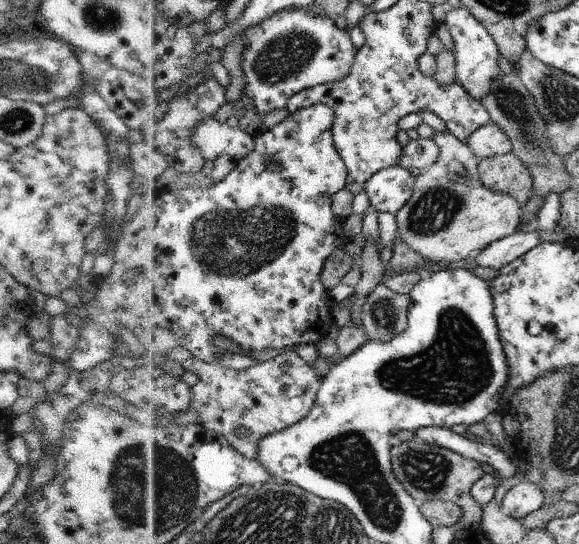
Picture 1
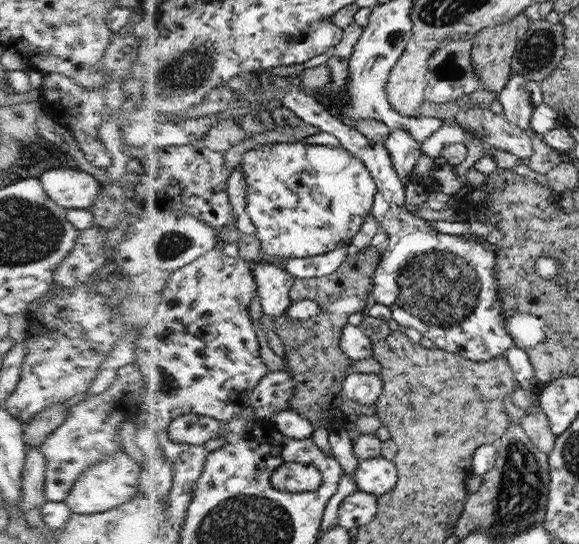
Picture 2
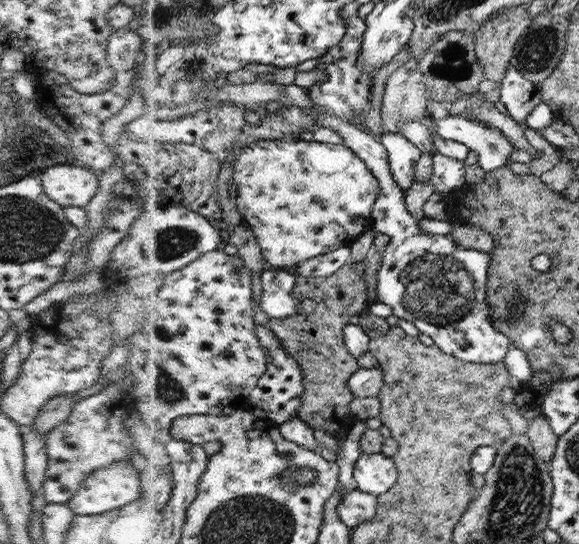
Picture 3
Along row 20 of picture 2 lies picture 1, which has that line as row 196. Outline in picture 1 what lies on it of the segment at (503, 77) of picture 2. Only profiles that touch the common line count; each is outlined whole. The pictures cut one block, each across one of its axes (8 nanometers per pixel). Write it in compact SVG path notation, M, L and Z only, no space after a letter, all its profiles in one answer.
M514 153L485 158L477 169L487 189L514 197L522 207L532 198L533 177Z

